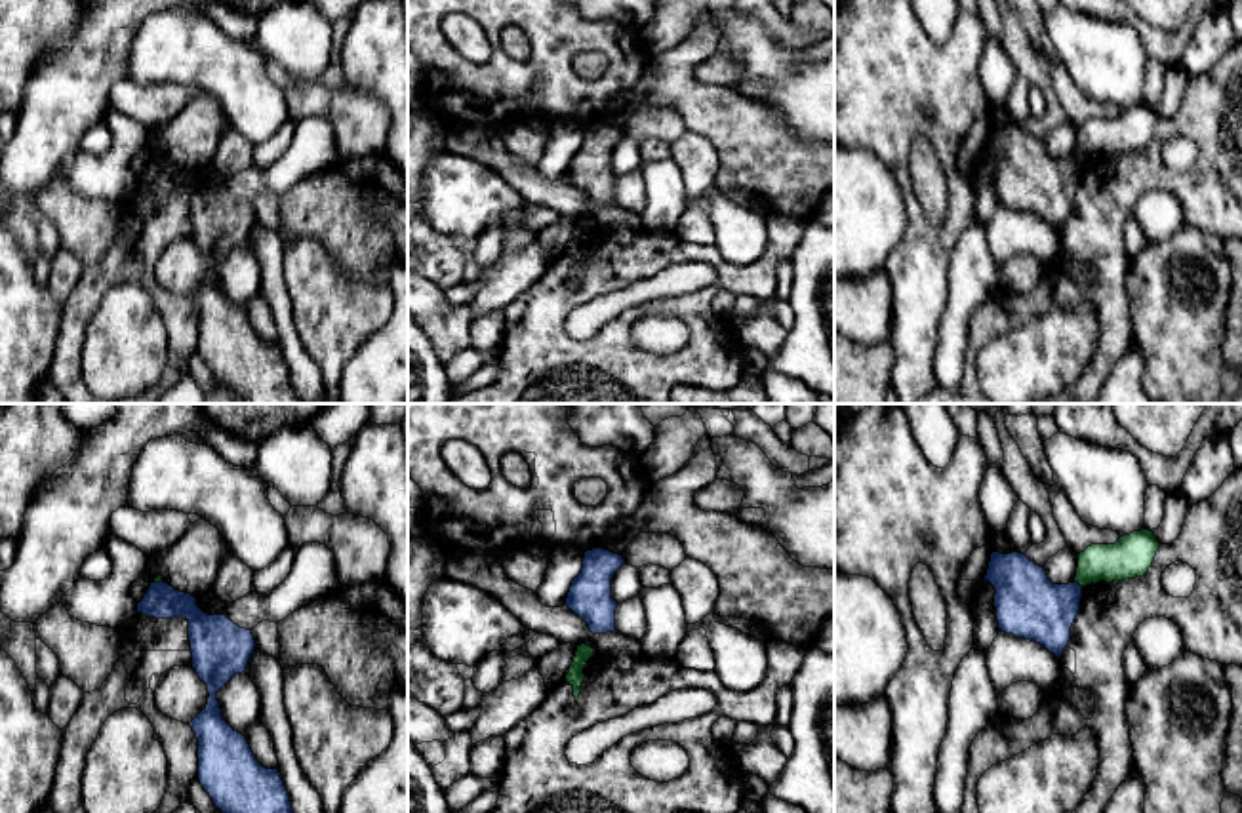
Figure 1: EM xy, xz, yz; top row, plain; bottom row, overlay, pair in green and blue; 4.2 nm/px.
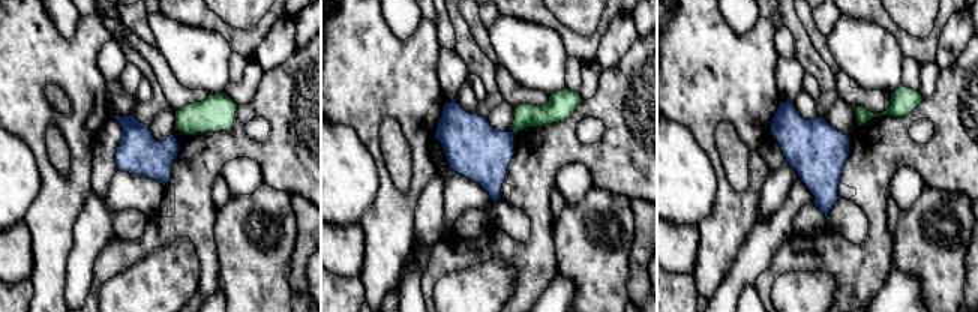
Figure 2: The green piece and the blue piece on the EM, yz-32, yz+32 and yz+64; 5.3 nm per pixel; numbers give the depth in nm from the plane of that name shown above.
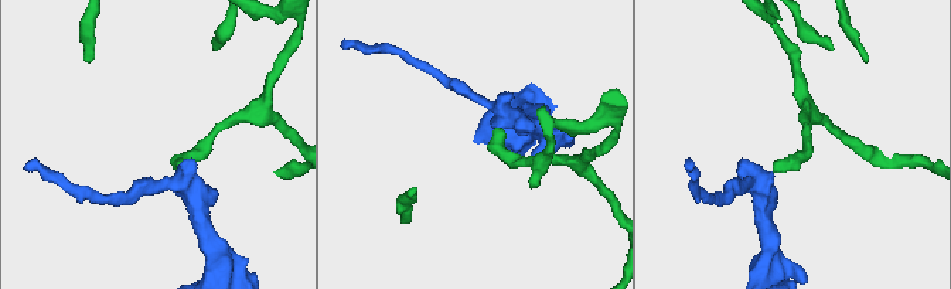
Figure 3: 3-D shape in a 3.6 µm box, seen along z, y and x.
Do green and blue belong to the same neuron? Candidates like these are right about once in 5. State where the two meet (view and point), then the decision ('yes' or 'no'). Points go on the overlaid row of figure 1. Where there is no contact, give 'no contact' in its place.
meets green in yz at (1079, 583); no

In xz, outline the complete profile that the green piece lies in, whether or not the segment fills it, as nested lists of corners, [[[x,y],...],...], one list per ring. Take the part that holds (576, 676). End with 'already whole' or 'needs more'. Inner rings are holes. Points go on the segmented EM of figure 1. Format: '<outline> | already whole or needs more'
[[[587,644],[577,645],[573,663],[570,666],[570,672],[566,674],[566,682],[573,687],[575,701],[579,699],[581,685],[585,682],[583,668],[587,661],[594,655],[594,649]]] | already whole

